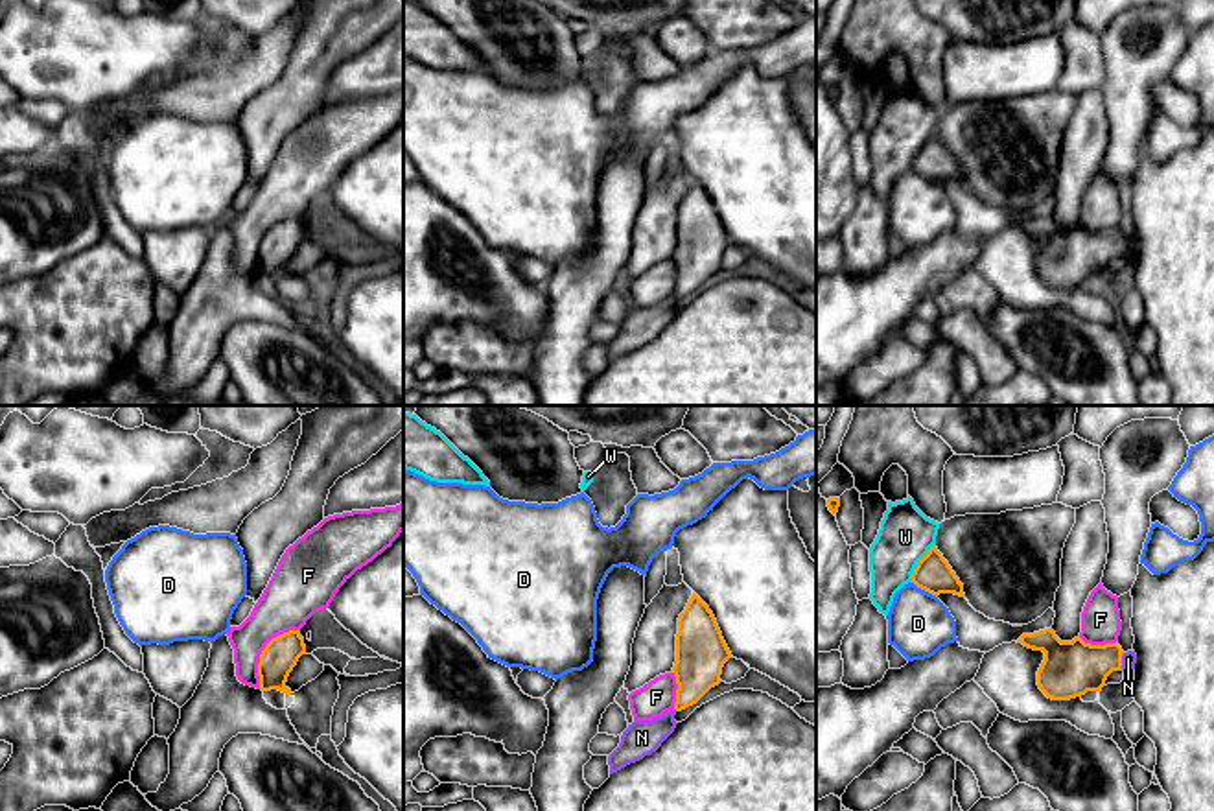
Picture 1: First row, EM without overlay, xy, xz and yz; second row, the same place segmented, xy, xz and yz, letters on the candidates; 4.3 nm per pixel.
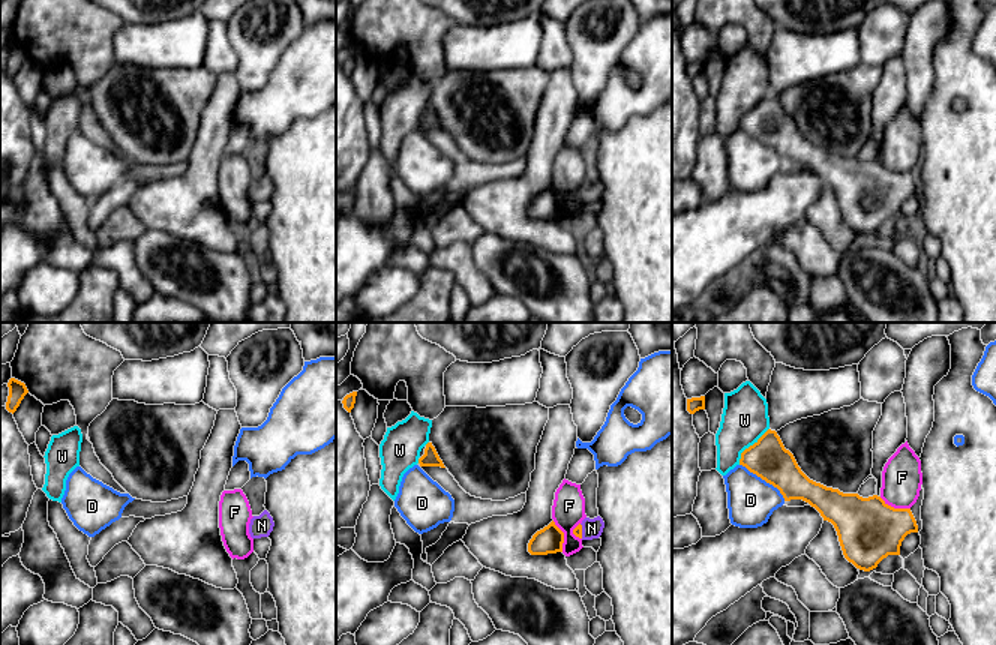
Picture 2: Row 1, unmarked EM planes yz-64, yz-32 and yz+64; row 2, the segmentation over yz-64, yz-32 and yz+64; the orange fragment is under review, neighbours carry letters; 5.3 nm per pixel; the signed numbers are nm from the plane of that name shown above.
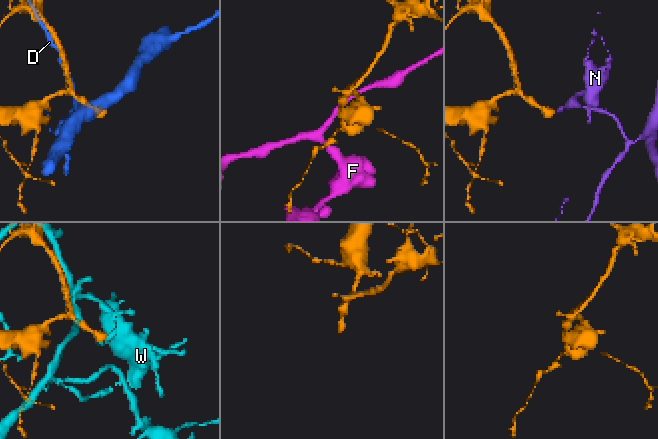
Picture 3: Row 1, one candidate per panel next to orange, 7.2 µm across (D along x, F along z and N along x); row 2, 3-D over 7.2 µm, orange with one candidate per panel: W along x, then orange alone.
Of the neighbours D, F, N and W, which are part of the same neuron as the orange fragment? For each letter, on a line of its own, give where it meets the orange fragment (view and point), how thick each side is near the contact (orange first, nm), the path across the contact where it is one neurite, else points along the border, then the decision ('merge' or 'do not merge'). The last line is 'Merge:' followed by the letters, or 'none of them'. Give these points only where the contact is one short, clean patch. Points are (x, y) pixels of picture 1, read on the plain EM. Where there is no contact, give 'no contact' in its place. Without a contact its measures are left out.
D: meets orange in yz at (923, 176); 160 nm thick on the orange side, 280 nm on the other; do not merge
F: meets orange in xy at (262, 238); 160 nm thick on the orange side, 240 nm on the other; border along xy (299, 216), (280, 220), (266, 233), (258, 251), (258, 275); do not merge
N: meets orange in yz at (1120, 249); 240 nm thick on the orange side, 60 nm on the other; runs through yz (1069, 257), (1120, 249), (1128, 246); merge
W: meets orange in yz at (918, 150); 160 nm thick on the orange side, 240 nm on the other; do not merge
Merge: N

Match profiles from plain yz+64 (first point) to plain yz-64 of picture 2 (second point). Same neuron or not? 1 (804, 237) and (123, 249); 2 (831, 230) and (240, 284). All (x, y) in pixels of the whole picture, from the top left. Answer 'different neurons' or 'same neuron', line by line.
1: different neurons
2: different neurons

